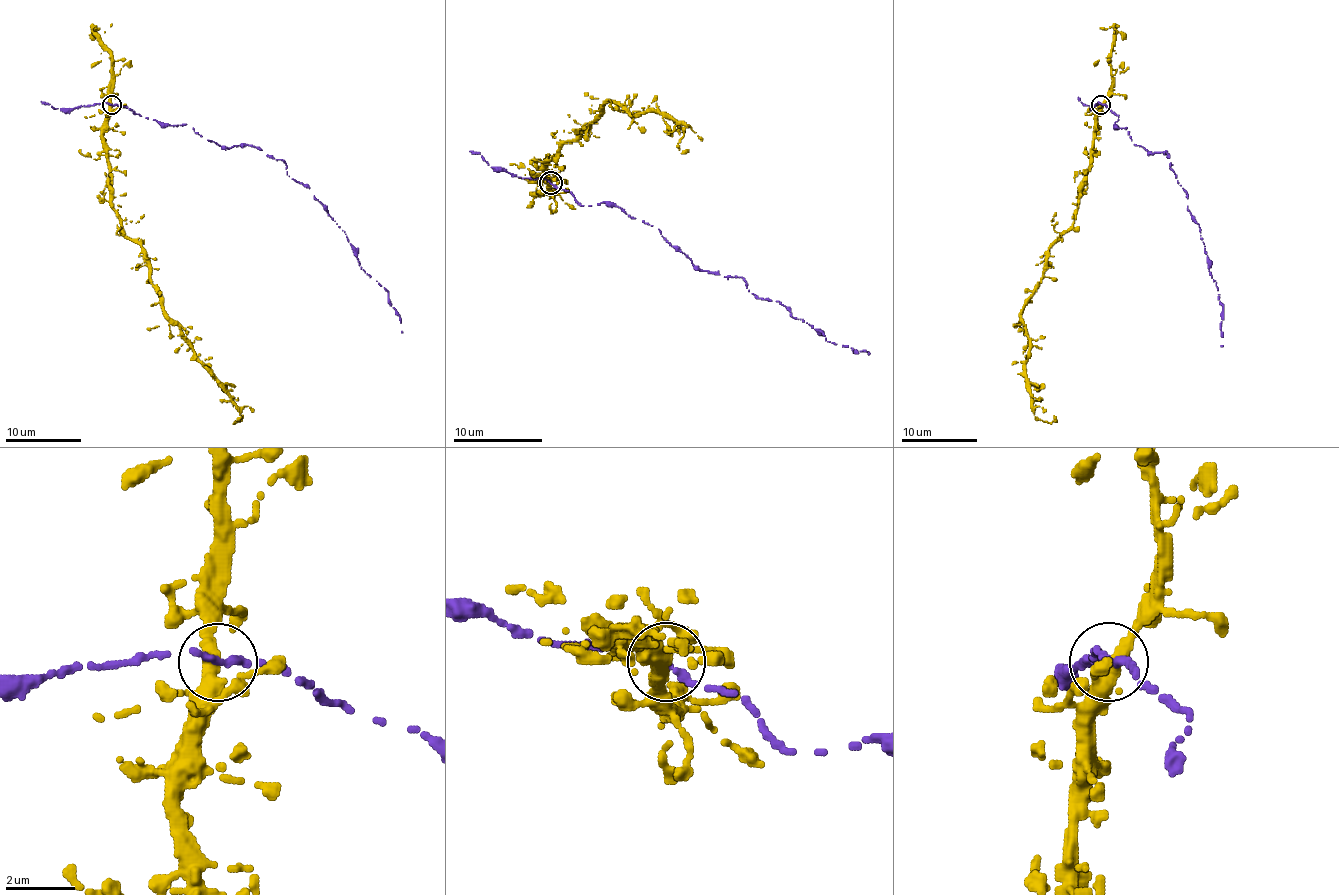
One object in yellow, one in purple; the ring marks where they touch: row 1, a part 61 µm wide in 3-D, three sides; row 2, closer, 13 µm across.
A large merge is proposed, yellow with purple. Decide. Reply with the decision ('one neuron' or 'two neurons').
one neuron

